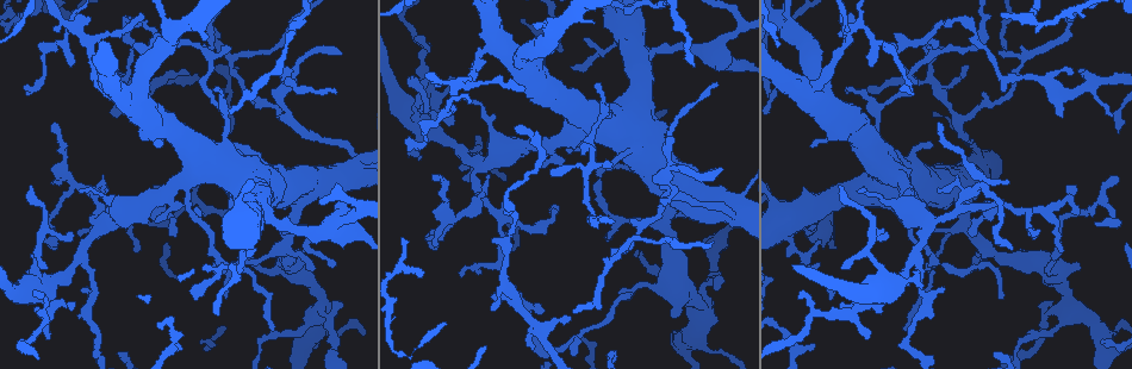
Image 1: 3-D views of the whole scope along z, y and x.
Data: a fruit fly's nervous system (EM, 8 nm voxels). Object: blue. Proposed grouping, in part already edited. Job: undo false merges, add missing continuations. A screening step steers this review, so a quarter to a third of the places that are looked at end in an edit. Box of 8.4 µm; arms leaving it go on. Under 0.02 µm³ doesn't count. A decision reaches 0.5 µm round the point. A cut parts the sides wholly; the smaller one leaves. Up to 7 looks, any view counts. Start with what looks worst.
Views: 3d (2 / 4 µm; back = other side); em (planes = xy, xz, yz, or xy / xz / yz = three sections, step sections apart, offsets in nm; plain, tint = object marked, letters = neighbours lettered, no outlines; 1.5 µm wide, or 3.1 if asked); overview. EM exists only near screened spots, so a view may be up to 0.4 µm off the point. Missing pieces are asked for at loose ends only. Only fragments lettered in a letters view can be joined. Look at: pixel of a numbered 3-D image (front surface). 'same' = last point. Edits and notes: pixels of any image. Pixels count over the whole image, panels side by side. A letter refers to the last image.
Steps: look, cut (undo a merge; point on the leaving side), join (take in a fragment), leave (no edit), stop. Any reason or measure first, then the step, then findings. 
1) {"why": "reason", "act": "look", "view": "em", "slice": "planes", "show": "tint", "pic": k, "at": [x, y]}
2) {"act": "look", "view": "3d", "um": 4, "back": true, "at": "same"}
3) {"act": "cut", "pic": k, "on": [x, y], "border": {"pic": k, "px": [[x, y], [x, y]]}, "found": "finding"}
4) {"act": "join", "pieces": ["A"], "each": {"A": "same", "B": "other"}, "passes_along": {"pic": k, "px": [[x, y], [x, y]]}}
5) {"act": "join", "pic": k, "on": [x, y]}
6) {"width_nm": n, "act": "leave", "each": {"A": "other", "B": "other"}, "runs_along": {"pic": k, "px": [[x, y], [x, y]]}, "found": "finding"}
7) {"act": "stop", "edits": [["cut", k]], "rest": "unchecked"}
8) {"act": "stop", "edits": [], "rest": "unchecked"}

{"why": "free end", "act": "look", "view": "3d", "um": 4, "pic": 1, "at": [492, 297]}

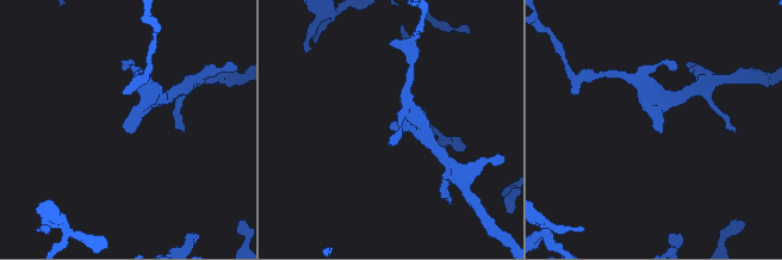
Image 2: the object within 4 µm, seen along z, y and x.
{"why": "now the EM", "act": "look", "view": "em", "slice": "planes", "show": "letters", "pic": 2, "at": [659, 125]}

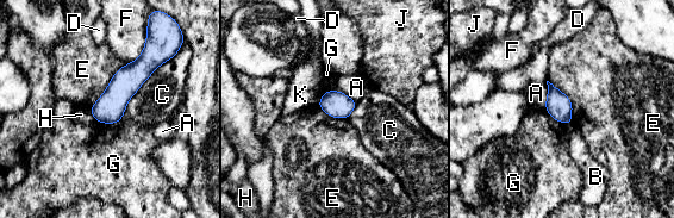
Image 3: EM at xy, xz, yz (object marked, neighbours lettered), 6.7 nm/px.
{"act": "leave", "each": {"A": "other", "B": "other", "C": "other", "D": "other", "E": "other", "F": "other", "G": "other", "H": "other", "J": "other", "K": "other"}, "border": {"pic": 3, "px": [[128, 63], [87, 108]]}, "found": "none of them fits"}

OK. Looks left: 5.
{"why": "sharp bend", "act": "look", "view": "em", "slice": "planes", "show": "letters", "pic": 1, "at": [357, 154]}

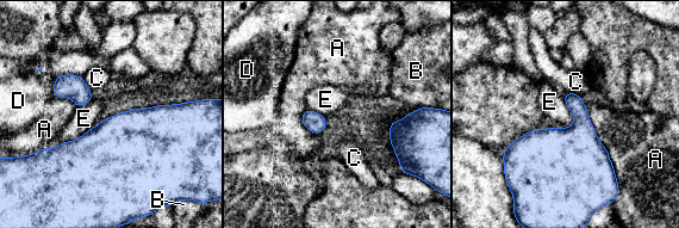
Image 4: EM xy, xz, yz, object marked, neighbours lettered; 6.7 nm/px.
{"longest_contact_nm": ["A", 550], "act": "leave", "each": {"A": "other", "B": "other", "C": "other", "D": "other", "E": "other"}, "border": {"pic": 4, "px": [[562, 97], [573, 117], [568, 128]]}, "found": "one cell here"}

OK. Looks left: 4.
{"why": "abrupt turn", "act": "look", "view": "3d", "um": 2, "pic": 1, "at": [909, 343]}

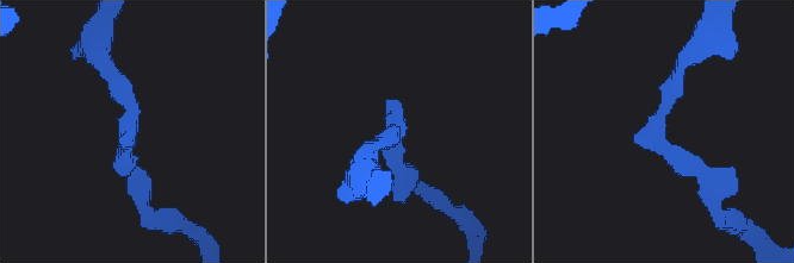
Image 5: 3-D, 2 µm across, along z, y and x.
{"arm_widths_nm": [170, 220], "why": "now the EM", "act": "look", "view": "em", "slice": "xy", "step": 8, "show": "plain", "pic": 5, "at": [390, 122]}

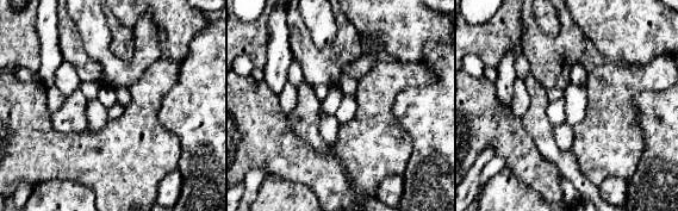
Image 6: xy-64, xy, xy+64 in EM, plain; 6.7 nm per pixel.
{"act": "look", "view": "em", "slice": "xy", "step": 8, "show": "letters", "at": "same"}

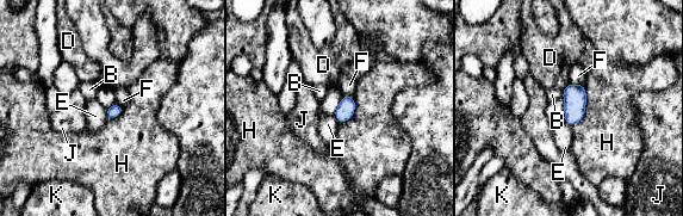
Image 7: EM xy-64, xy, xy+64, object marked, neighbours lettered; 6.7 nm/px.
{"width_nm": 90, "act": "leave", "each": {"B": "other", "D": "other", "E": "other", "F": "other", "H": "other", "J": "other", "K": "other"}, "found": "all the same cell"}

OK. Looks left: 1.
{"act": "stop", "edits": [], "rest": "unchecked"}

